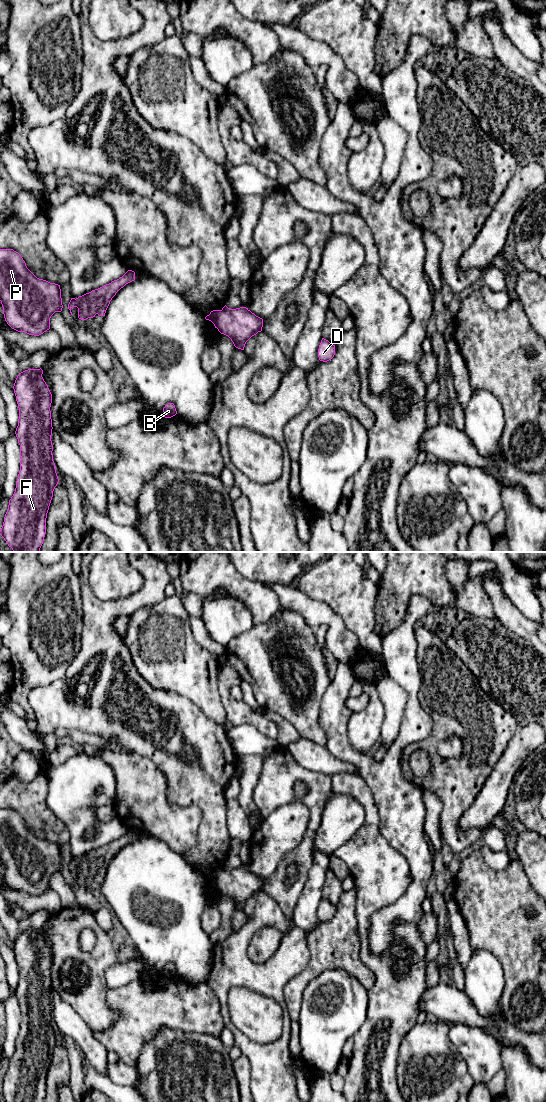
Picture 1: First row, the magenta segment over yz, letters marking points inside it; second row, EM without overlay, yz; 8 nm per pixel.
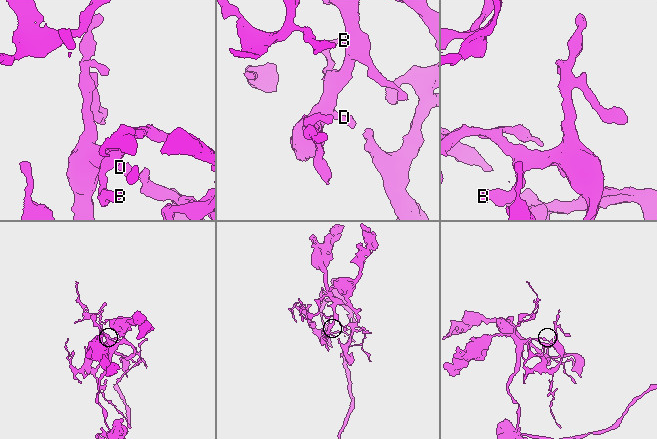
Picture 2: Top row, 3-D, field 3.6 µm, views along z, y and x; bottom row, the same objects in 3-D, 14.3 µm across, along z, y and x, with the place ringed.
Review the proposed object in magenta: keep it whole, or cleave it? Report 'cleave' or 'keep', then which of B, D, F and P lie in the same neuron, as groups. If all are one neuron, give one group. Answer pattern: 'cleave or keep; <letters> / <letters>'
keep; B D F P

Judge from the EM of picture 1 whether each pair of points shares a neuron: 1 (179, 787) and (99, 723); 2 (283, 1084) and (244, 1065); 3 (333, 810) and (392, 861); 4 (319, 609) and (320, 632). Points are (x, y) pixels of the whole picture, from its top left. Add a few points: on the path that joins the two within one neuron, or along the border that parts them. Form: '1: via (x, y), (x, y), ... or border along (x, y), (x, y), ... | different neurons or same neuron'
1: via (168, 764), (135, 733), (122, 728) | same neuron
2: border along (242, 1054), (249, 1061), (250, 1065), (250, 1091) | different neurons
3: border along (363, 807), (364, 822), (340, 846) | different neurons
4: border along (321, 624), (326, 626), (325, 644), (327, 646) | different neurons

